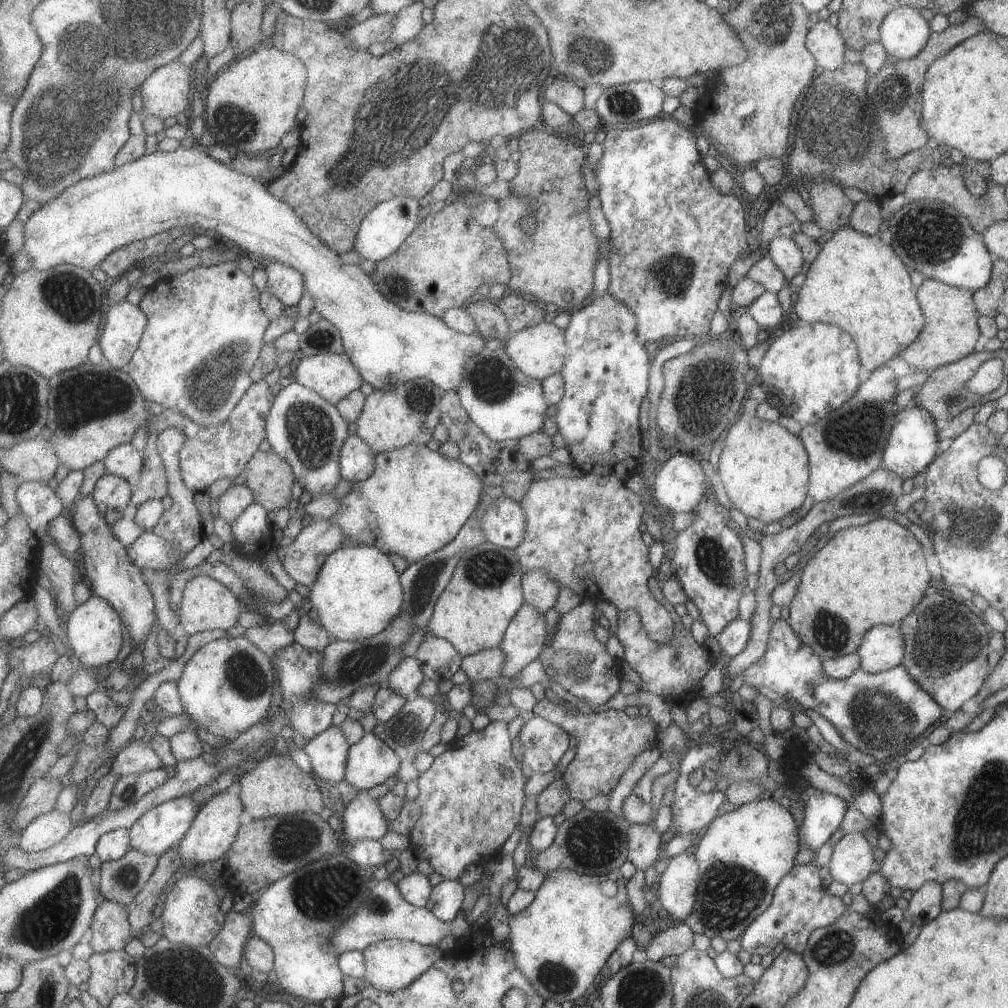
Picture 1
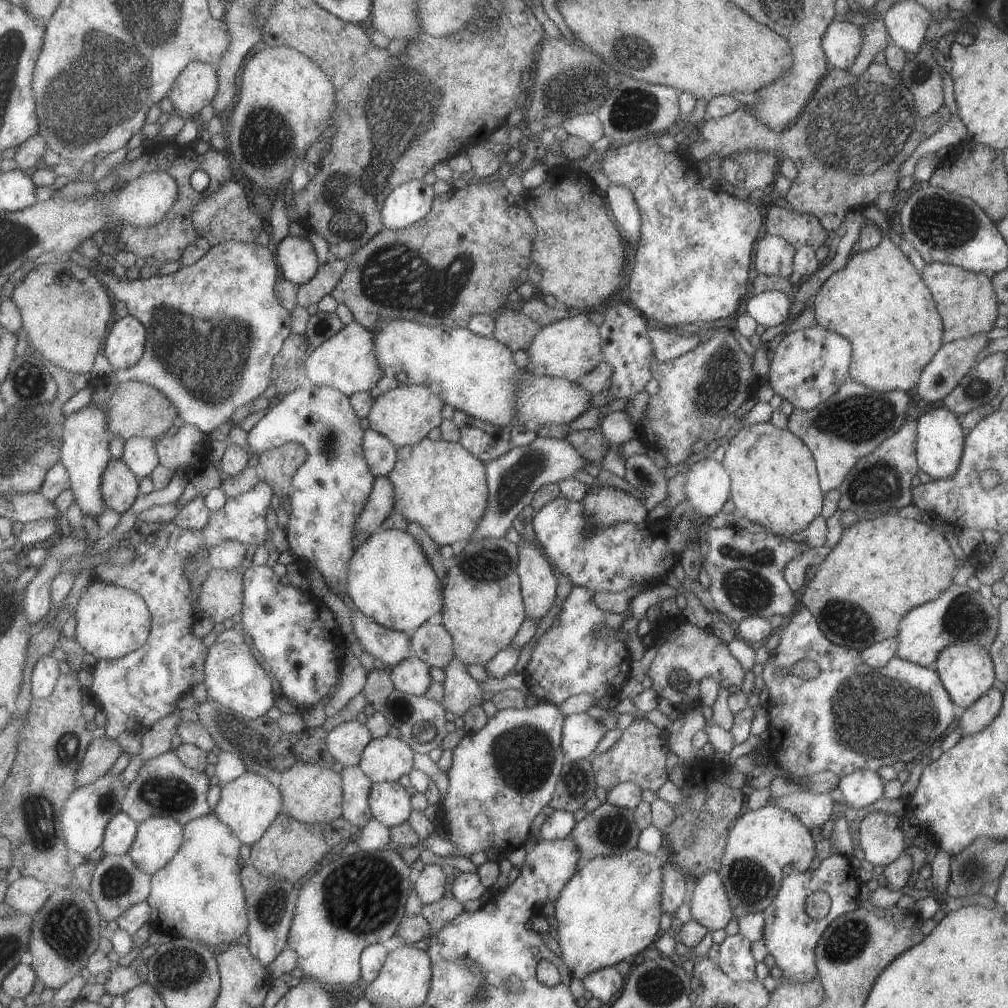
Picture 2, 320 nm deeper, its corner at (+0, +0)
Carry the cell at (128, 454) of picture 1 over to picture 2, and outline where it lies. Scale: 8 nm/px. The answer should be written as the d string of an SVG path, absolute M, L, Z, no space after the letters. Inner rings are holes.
M133 436L126 442L122 458L139 478L150 477L160 465L156 443L157 440L144 436Z

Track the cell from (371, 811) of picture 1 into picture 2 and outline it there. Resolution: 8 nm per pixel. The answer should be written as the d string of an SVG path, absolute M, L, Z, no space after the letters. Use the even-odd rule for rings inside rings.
M401 782L374 783L370 792L370 807L374 818L389 828L410 820L412 796Z

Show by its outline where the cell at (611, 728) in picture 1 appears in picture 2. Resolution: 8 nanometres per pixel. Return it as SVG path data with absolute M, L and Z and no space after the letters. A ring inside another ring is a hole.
M646 718L635 719L625 729L621 736L606 752L591 755L589 758L594 772L596 785L609 790L619 783L632 782L642 791L656 791L667 781L665 769L665 752L668 748L668 732L657 728Z

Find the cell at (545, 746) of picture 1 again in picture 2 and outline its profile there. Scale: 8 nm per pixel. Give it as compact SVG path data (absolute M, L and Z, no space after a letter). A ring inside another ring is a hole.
M571 713L564 722L563 748L568 761L589 759L606 728L587 713Z

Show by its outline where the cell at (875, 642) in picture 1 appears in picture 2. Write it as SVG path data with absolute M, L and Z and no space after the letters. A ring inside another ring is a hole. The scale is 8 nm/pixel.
M950 584L935 600L912 608L898 624L896 656L933 668L937 655L957 641L989 649L998 631L998 608L967 585Z

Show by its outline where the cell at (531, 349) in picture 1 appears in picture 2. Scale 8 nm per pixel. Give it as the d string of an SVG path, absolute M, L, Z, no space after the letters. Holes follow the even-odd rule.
M589 313L576 314L543 327L527 352L531 359L526 367L529 373L542 377L561 377L576 381L589 374L602 362L602 336L590 319Z

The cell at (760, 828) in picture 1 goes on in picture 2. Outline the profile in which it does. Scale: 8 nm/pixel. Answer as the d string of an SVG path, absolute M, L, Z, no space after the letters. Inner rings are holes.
M767 804L754 811L744 810L737 817L728 832L726 847L720 860L719 873L725 892L733 911L733 919L737 920L745 914L762 912L775 898L782 883L781 868L791 864L793 871L801 877L808 871L809 862L815 856L815 841L809 829L793 813L777 805Z

